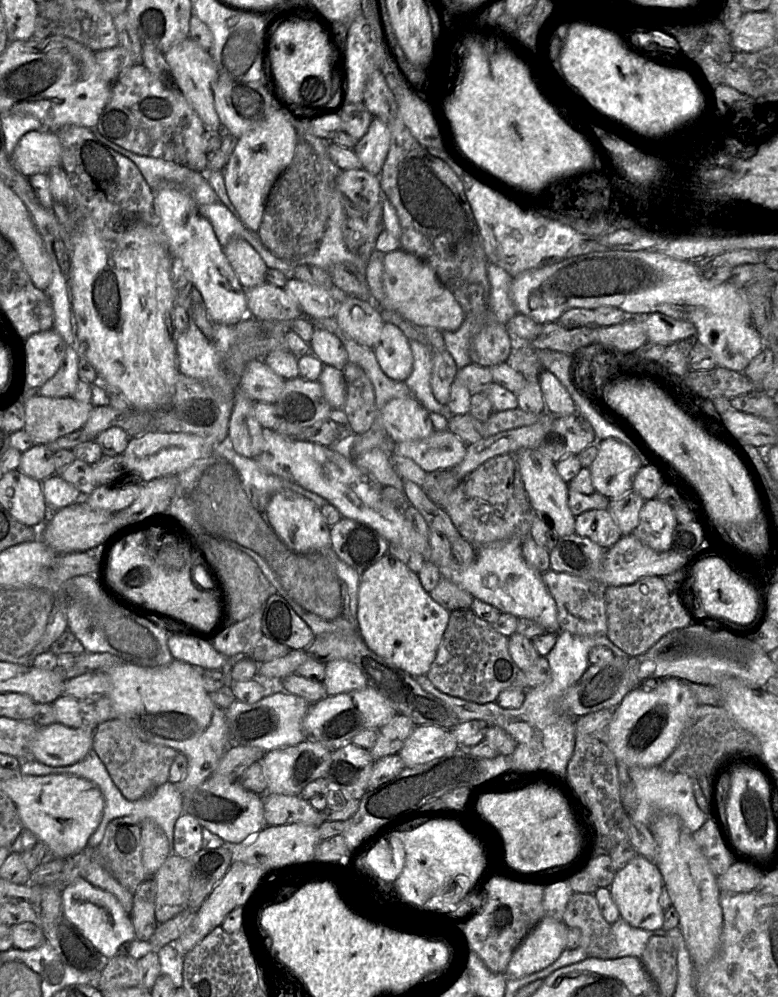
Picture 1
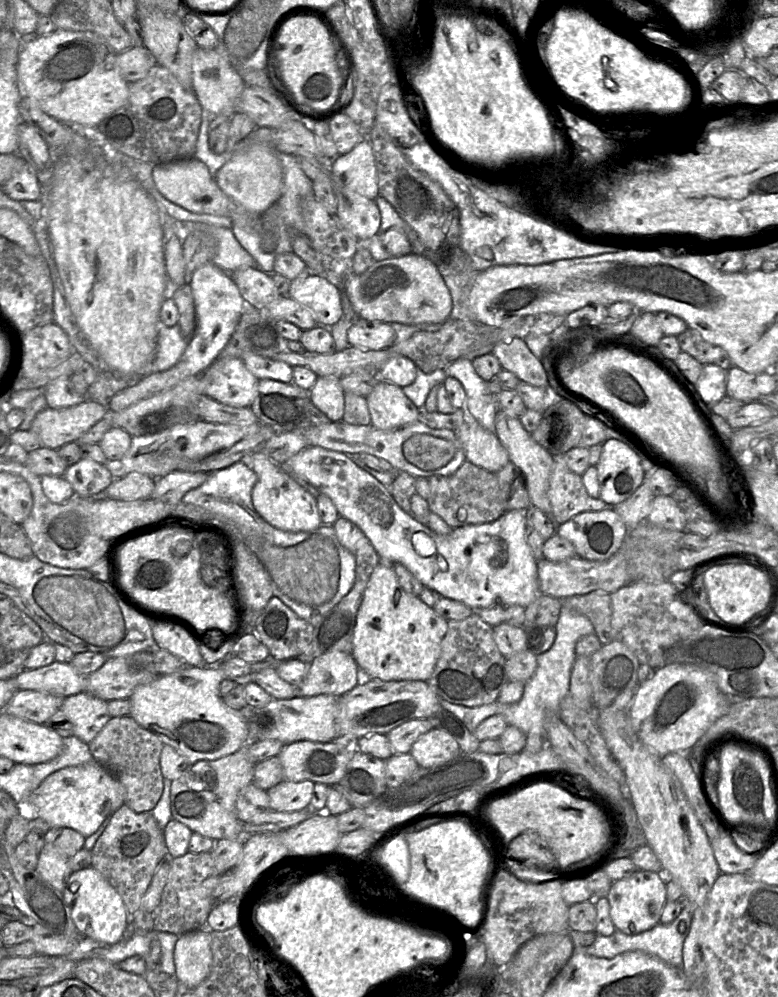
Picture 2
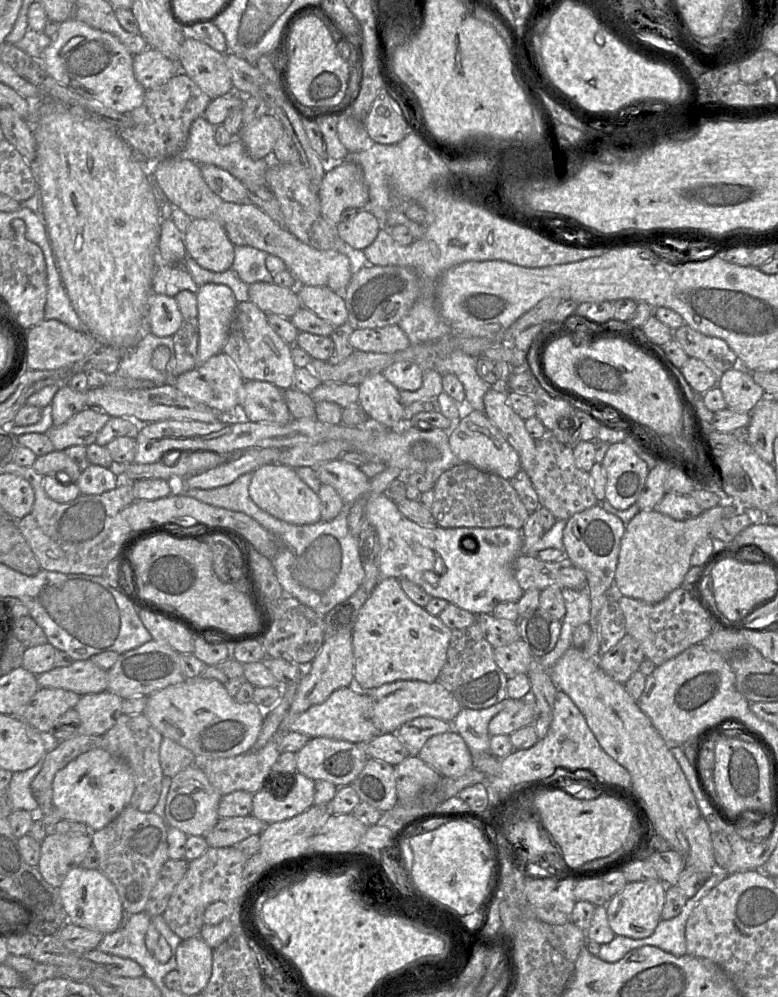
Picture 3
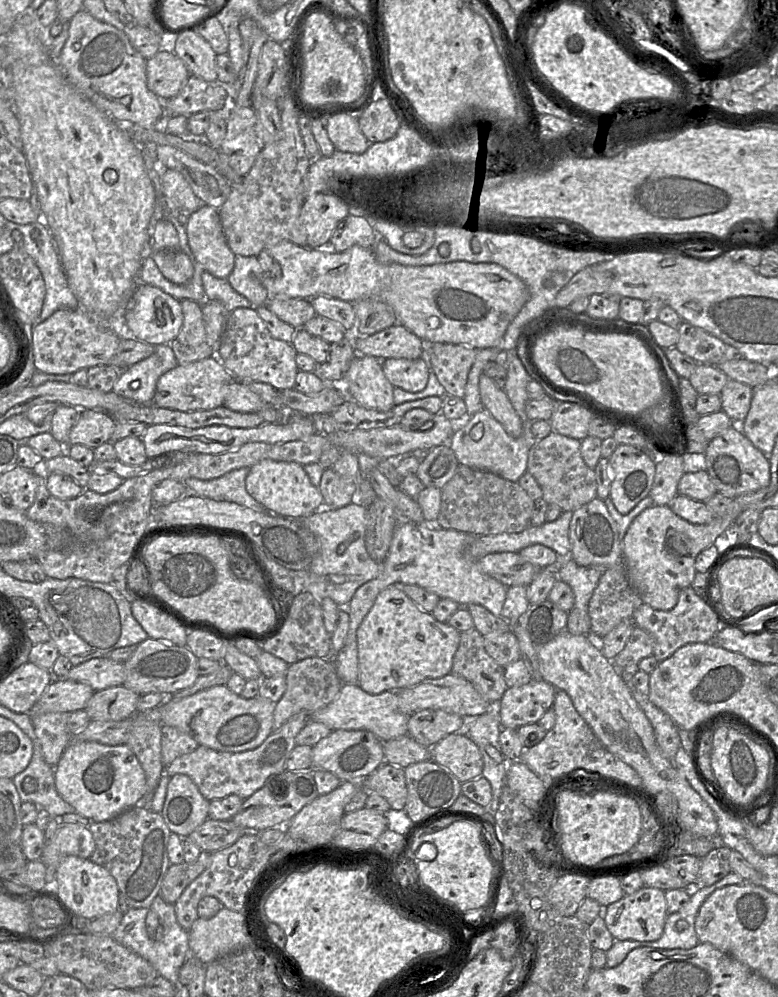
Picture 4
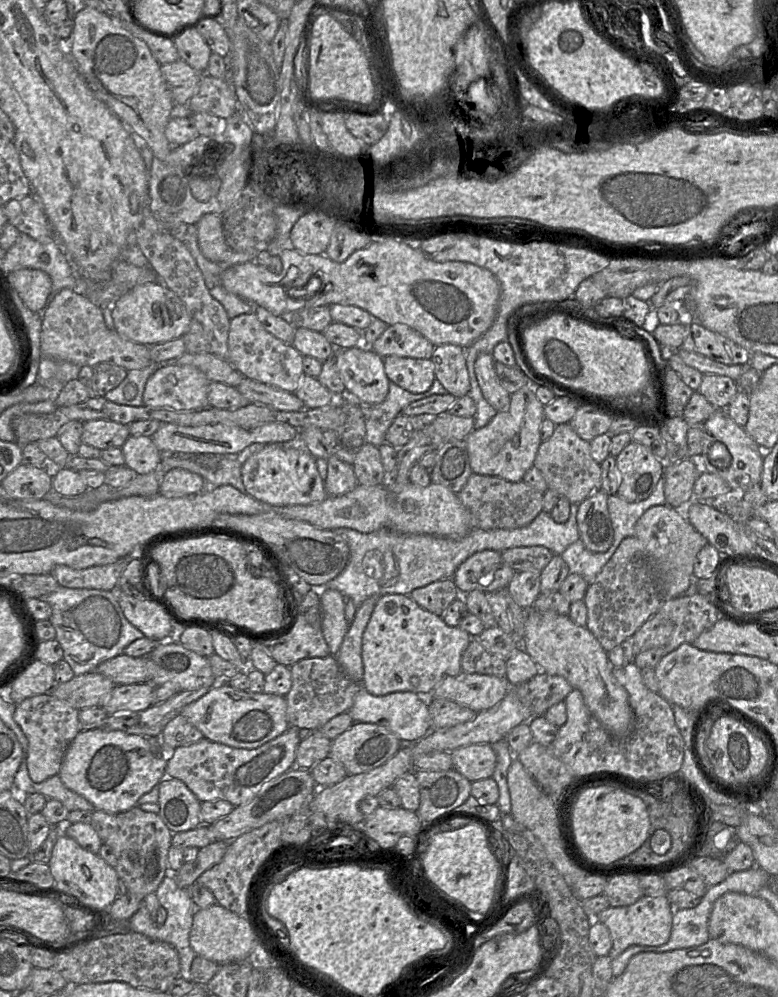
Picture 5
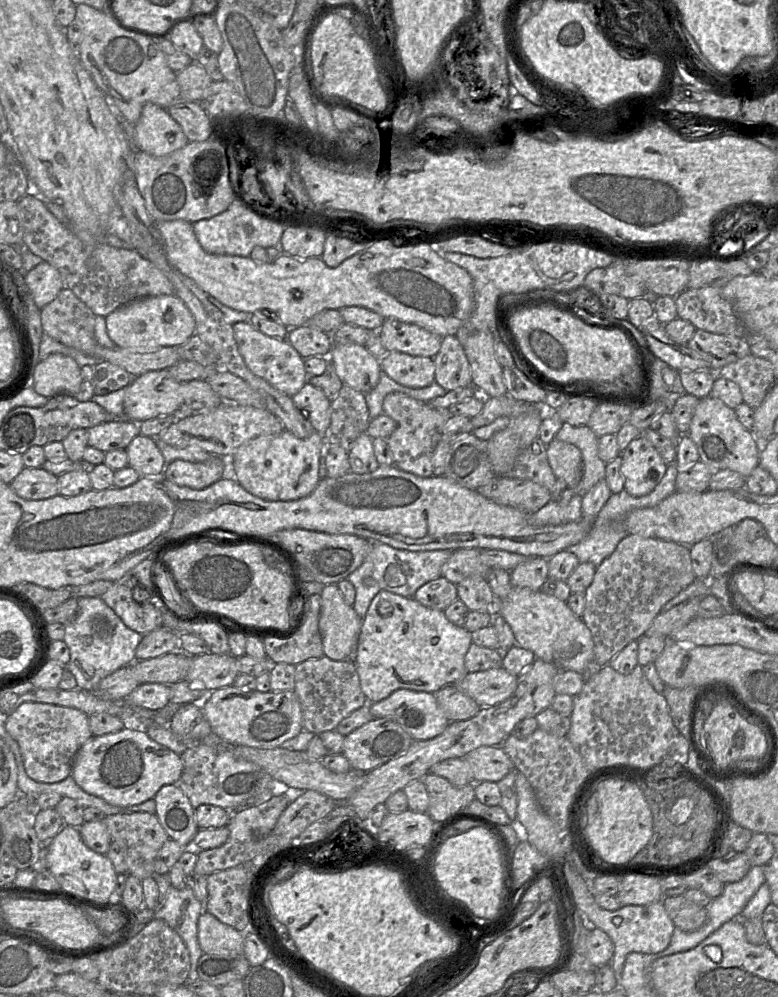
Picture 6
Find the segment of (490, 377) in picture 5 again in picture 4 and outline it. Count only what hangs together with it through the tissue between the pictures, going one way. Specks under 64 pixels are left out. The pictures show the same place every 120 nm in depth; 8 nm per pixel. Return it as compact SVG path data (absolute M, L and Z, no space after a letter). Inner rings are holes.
M482 374L479 378L479 392L484 408L503 426L505 431L514 438L521 436L521 419L504 390Z

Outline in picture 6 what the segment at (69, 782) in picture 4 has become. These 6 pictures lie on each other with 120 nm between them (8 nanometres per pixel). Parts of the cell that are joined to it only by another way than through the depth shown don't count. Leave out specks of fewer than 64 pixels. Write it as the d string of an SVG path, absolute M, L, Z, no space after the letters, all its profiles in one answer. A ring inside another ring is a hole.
M126 725L118 732L86 741L75 755L71 776L88 794L114 806L128 807L153 799L164 785L176 784L182 770L180 755L152 740L145 729Z

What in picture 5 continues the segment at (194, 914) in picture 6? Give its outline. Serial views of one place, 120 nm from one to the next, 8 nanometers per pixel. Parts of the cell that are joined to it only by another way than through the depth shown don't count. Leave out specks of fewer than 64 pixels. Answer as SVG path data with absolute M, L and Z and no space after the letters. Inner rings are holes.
M170 873L164 877L159 887L155 891L157 899L161 907L166 910L167 917L162 925L157 925L151 918L146 907L143 906L143 899L140 903L140 907L137 912L129 919L129 927L133 932L137 932L145 935L146 937L163 941L171 944L177 951L180 961L179 976L184 980L191 981L191 964L196 956L196 953L190 946L189 935L193 923L193 915L196 907L190 897L189 888L178 887L173 873Z

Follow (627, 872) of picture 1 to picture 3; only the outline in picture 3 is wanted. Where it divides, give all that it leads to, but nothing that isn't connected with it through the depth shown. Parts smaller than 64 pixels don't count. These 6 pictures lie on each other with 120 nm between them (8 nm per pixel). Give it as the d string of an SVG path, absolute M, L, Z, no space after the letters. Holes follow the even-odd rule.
M660 880L629 882L619 894L612 897L606 905L606 911L610 928L615 935L632 939L651 936L662 919L666 887Z

